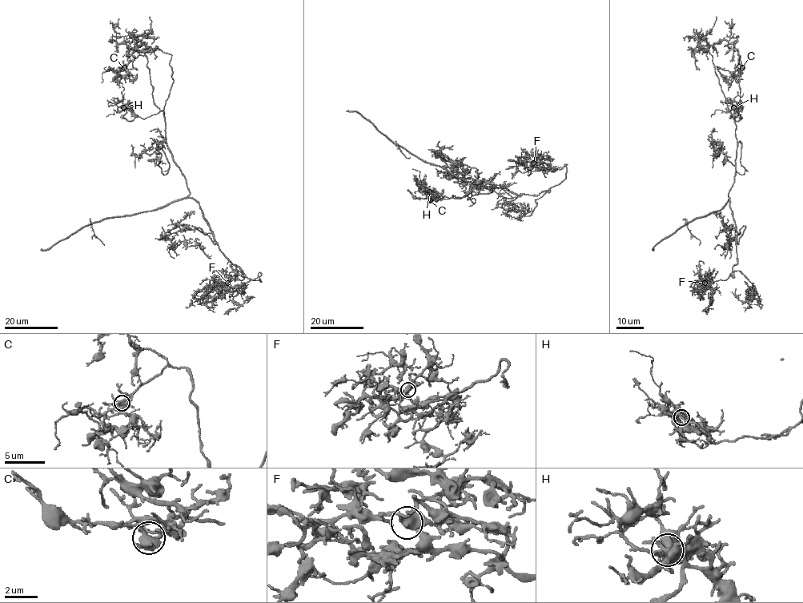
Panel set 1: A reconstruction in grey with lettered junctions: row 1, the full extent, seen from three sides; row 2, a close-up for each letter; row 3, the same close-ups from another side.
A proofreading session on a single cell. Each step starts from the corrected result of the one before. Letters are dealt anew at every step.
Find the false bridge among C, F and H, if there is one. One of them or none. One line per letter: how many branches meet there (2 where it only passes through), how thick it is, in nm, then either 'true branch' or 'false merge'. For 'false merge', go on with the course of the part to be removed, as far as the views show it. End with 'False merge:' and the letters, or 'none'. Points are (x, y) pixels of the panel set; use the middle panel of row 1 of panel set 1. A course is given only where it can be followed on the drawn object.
C: branches 2; calibre 550 nm; true branch
F: branches 2; calibre 480 nm; true branch
H: branches 2; calibre 440 nm; true branch
False merge: none

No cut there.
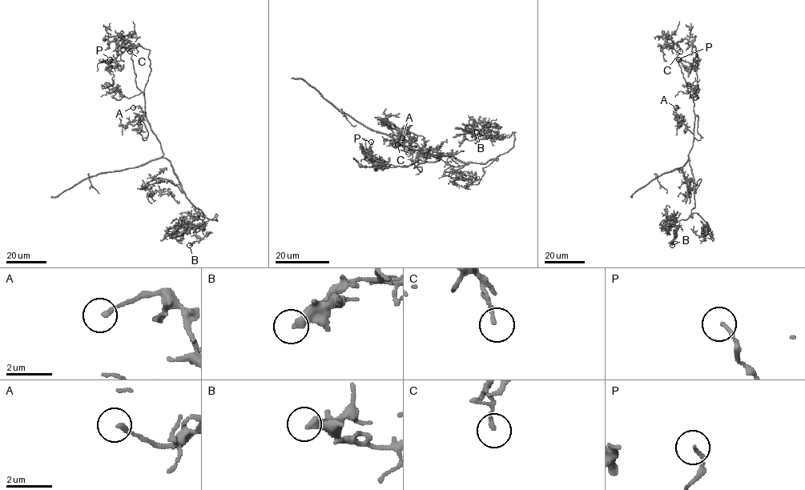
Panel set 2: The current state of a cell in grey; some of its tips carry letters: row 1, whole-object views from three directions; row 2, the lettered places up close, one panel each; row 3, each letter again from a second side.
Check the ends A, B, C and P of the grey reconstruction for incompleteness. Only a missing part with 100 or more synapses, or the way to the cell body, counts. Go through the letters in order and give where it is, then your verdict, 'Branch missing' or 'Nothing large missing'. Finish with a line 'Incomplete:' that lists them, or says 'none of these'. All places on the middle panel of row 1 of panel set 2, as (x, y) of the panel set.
A: Place: (402, 138). Nothing large missing
B: Place: (476, 132). Nothing large missing
C: Place: (397, 144). Nothing large missing
P: Place: (371, 142). Nothing large missing
Incomplete: none of these

